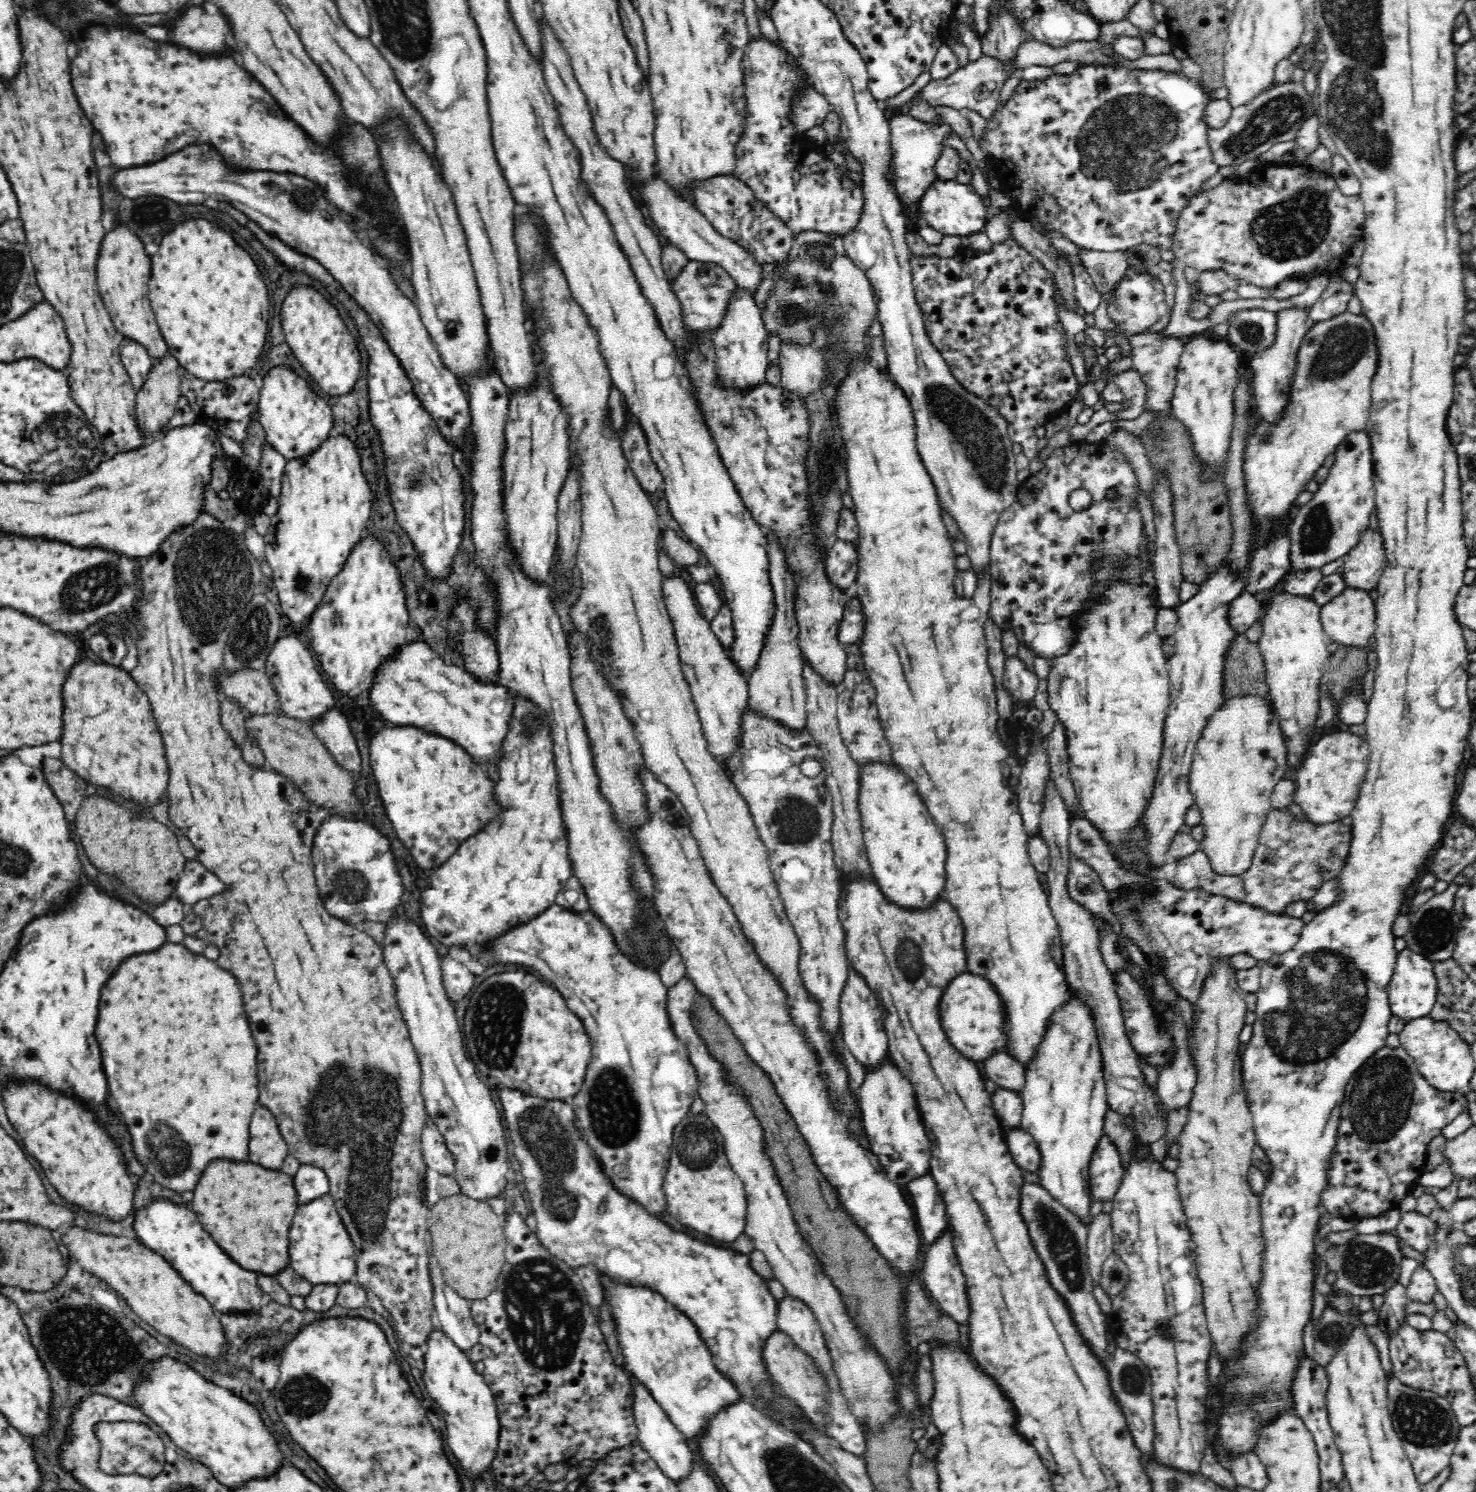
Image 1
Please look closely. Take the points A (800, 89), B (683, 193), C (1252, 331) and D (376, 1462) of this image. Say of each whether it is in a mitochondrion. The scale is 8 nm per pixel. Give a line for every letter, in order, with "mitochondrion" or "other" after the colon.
A: other
B: other
C: mitochondrion
D: other

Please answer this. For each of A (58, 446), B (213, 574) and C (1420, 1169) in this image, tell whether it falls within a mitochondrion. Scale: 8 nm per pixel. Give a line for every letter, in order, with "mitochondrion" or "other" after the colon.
A: mitochondrion
B: mitochondrion
C: other

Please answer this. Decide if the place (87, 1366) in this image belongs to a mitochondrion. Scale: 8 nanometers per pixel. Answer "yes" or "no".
yes

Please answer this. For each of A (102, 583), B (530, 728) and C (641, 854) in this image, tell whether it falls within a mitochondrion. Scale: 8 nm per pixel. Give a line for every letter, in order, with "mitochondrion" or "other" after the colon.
A: mitochondrion
B: mitochondrion
C: other

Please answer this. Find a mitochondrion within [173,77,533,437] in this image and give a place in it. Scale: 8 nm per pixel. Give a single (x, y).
(306, 200)

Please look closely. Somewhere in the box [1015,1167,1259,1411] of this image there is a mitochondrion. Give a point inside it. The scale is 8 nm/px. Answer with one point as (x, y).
(1061, 1239)

